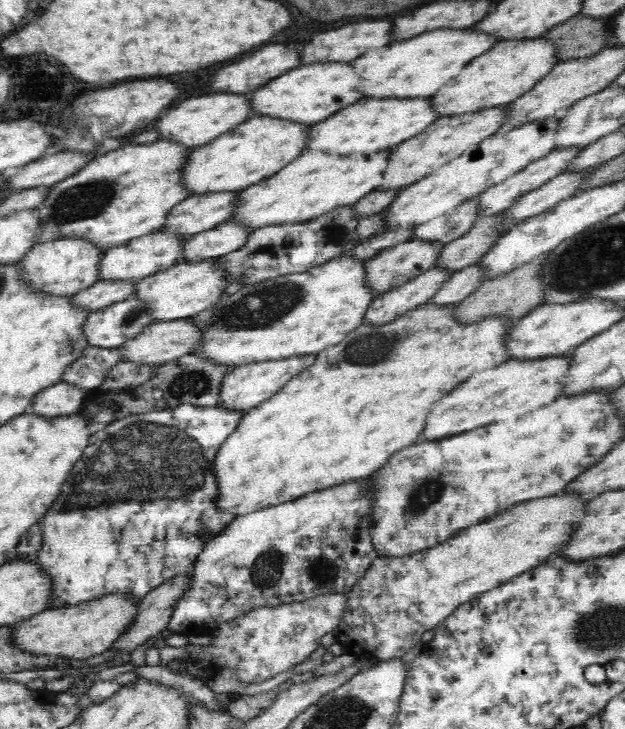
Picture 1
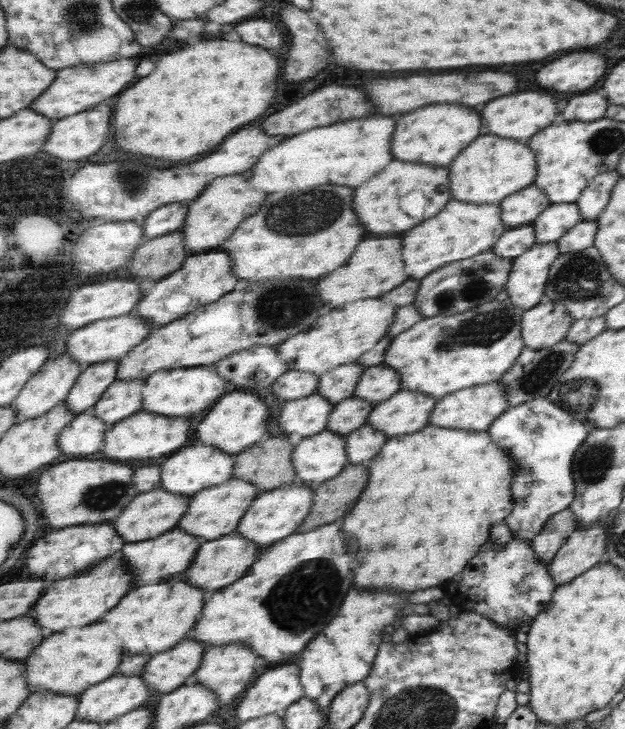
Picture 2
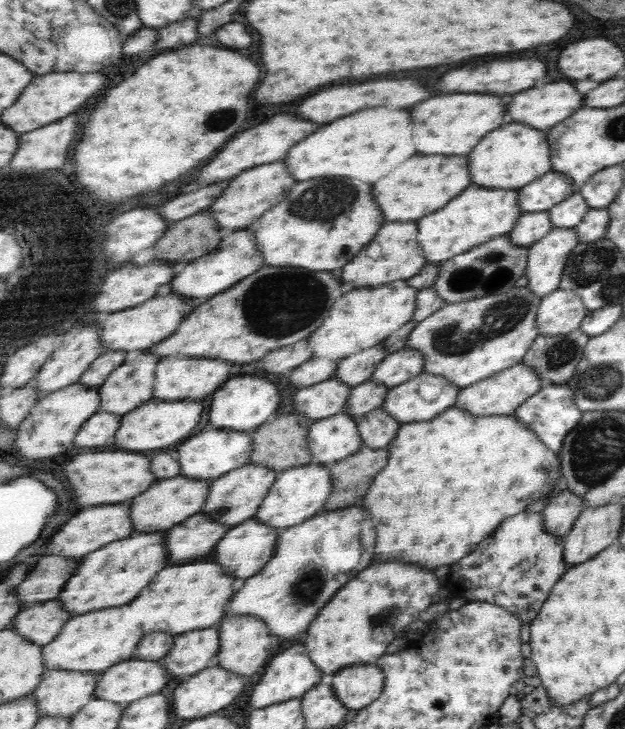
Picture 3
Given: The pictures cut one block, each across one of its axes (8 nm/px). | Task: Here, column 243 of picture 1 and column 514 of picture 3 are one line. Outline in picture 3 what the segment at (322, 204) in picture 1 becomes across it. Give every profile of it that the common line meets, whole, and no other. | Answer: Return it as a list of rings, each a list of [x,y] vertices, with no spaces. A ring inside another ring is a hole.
[[[473,184],[457,196],[446,208],[422,218],[422,253],[432,264],[445,263],[454,256],[472,251],[474,247],[488,244],[498,236],[509,235],[514,230],[523,209],[519,204],[519,193],[512,188],[482,188]]]

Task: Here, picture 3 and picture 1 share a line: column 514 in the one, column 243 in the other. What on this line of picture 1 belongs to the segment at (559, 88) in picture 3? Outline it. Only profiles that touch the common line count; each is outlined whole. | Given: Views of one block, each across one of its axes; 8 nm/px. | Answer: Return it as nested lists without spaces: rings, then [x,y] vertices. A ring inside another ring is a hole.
[[[216,92],[208,96],[198,96],[180,102],[176,108],[168,110],[166,116],[158,120],[158,131],[161,138],[170,140],[170,143],[182,143],[182,147],[198,147],[208,144],[210,140],[223,136],[242,124],[252,114],[250,100],[246,96],[234,96],[228,92]]]

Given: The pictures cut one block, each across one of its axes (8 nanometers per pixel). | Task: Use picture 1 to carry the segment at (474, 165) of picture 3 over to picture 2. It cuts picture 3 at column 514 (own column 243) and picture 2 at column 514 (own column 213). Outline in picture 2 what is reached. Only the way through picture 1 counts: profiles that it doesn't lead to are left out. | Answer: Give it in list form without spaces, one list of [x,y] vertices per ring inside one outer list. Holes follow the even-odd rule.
[[[482,136],[476,140],[458,160],[452,164],[452,188],[454,200],[470,202],[470,204],[502,204],[510,195],[524,190],[533,184],[536,178],[537,164],[534,152],[528,144],[522,144],[514,138],[500,136]]]

